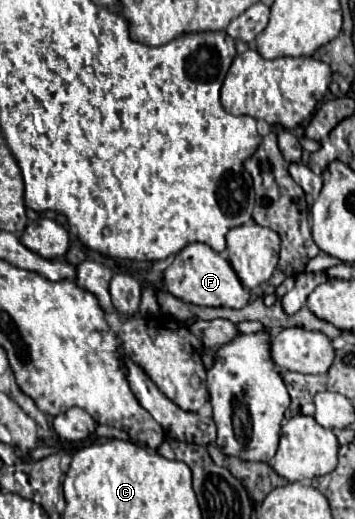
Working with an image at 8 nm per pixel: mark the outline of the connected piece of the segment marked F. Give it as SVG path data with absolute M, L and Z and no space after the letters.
M191 243L181 253L177 253L173 265L169 265L165 269L163 281L171 295L175 295L187 303L201 305L201 307L205 305L205 307L243 309L251 301L249 291L243 287L241 279L233 271L227 257L221 253L215 253L205 243Z

